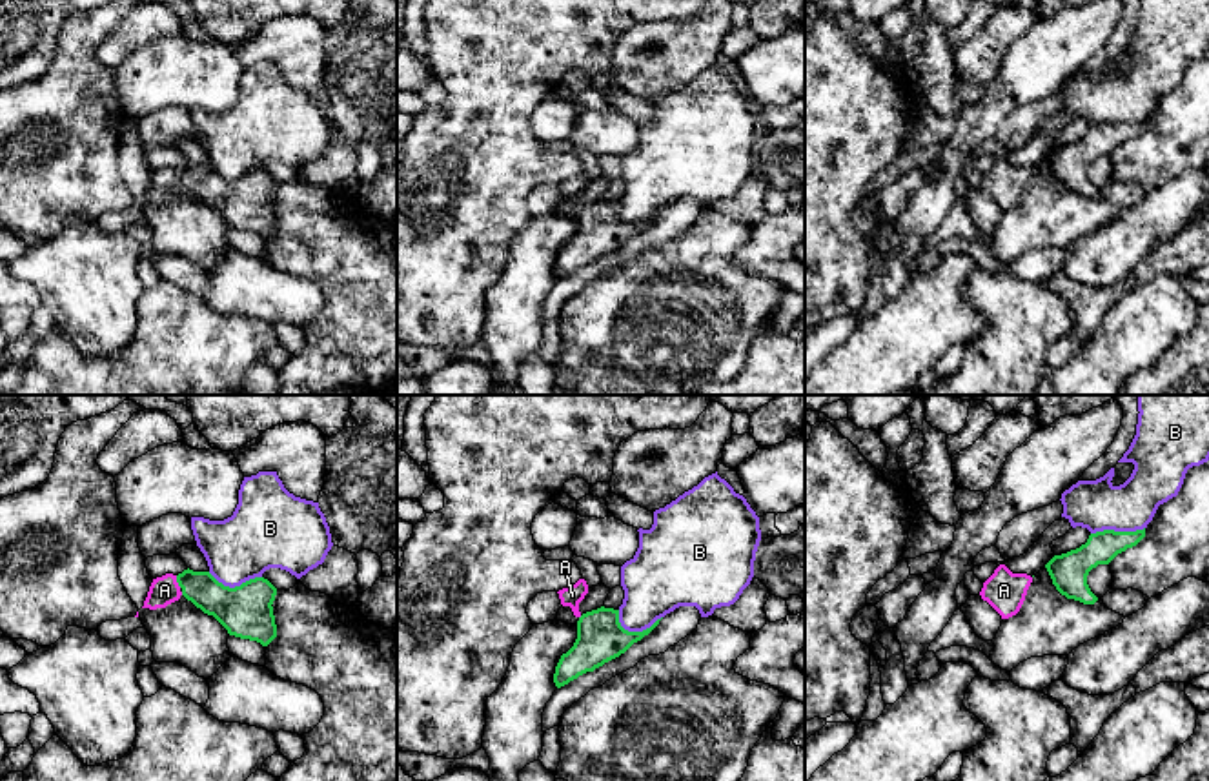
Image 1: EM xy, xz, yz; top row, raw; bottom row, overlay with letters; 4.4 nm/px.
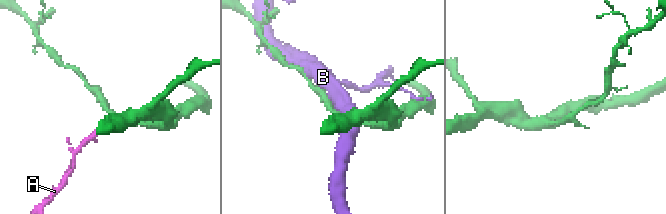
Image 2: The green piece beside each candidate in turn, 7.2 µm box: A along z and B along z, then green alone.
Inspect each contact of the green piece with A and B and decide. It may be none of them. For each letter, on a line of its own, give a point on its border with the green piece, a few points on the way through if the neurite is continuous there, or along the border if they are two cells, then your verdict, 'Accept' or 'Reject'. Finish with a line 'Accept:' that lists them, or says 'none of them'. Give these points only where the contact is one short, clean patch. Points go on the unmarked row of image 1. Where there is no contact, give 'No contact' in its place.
A: Touches green at xy (177, 173). Path across: xy (228, 197), (190, 173), (177, 173), (164, 182). Accept
B: Touches green at xz (634, 224). Reject
Accept: A

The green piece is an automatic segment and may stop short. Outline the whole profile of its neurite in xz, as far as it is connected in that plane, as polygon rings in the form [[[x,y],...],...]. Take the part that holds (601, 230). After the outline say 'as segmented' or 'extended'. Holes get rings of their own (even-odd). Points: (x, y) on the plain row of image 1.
[[[601,198],[583,206],[577,213],[577,231],[574,238],[561,248],[555,259],[555,279],[561,280],[579,268],[594,264],[619,249],[634,235],[648,228],[659,213],[661,211],[643,224],[628,224],[619,215],[619,202]]]; as segmented

